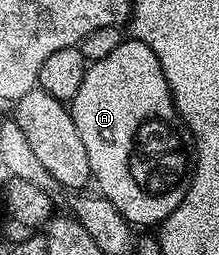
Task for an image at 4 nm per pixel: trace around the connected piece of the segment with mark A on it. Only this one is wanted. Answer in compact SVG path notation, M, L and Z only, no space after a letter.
M133 37L123 38L122 43L116 45L116 49L112 49L112 53L108 53L108 57L100 57L100 61L89 64L84 73L84 81L80 84L76 97L70 100L68 106L72 121L76 125L76 133L80 133L80 141L83 143L85 151L88 152L90 174L93 182L95 184L98 182L99 188L97 187L97 190L103 199L112 201L112 205L116 205L116 209L120 209L123 217L135 228L150 227L153 223L154 226L160 225L186 200L186 195L190 191L190 179L194 176L194 168L196 166L194 139L186 127L186 122L178 115L178 110L172 97L172 89L168 85L168 77L164 77L164 69L160 69L160 61L157 59L156 53L152 53L152 49L148 49L148 45L144 45L144 41Z

